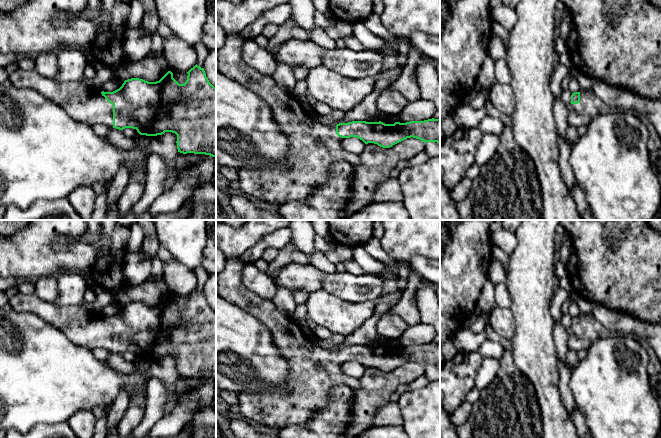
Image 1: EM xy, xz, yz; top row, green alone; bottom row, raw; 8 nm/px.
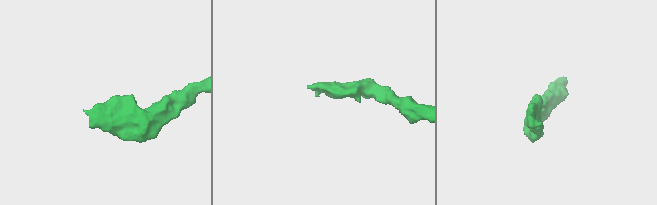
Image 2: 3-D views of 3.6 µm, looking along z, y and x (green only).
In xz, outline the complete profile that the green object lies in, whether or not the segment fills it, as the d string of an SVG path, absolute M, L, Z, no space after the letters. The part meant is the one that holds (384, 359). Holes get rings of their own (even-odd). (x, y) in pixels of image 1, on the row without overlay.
M239 257L227 259L224 270L216 275L219 294L227 301L253 315L268 328L274 345L283 359L289 364L289 379L284 387L269 386L269 390L264 393L242 392L238 394L239 403L236 413L243 419L278 431L289 425L305 424L323 406L324 399L332 387L346 385L353 390L359 388L358 379L349 377L342 372L341 365L344 362L357 361L365 368L374 367L383 372L390 372L411 361L420 363L424 367L440 367L440 343L432 342L406 347L395 346L394 348L385 348L381 345L352 345L327 349L319 346L313 342L312 338L303 333L295 320L280 313L272 300L264 299L244 286L242 271L246 265L247 263L242 262Z

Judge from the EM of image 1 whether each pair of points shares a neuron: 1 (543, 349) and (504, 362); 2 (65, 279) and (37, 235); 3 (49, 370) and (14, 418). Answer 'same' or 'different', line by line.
1: different
2: different
3: same

